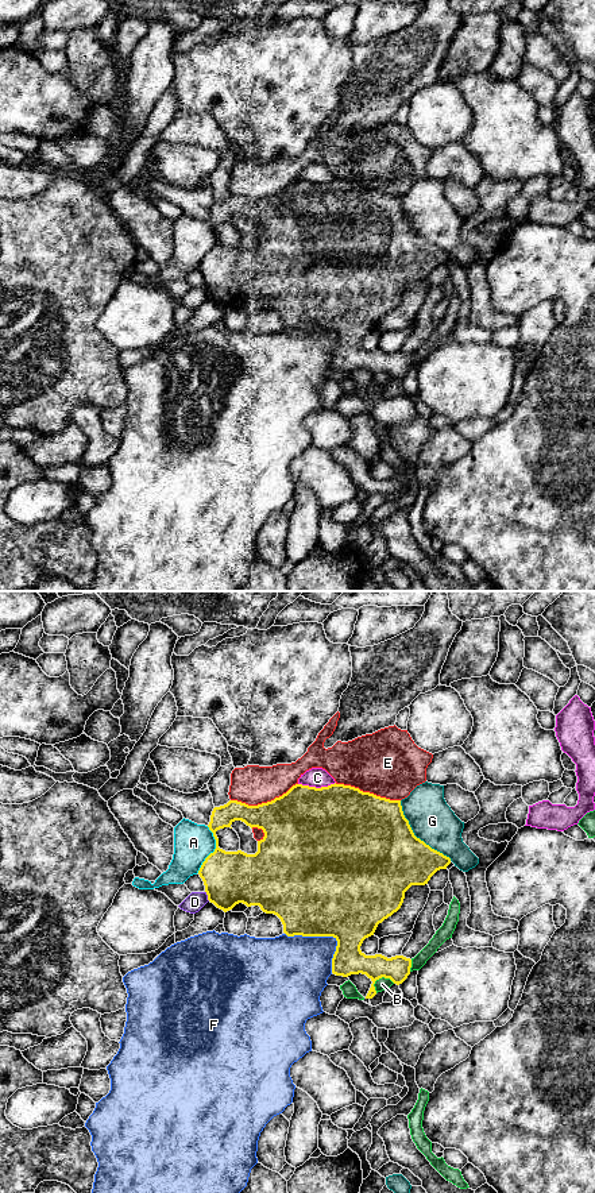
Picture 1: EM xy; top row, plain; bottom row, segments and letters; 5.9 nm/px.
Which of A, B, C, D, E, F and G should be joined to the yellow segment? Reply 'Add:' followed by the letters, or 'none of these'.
Add: none of these

